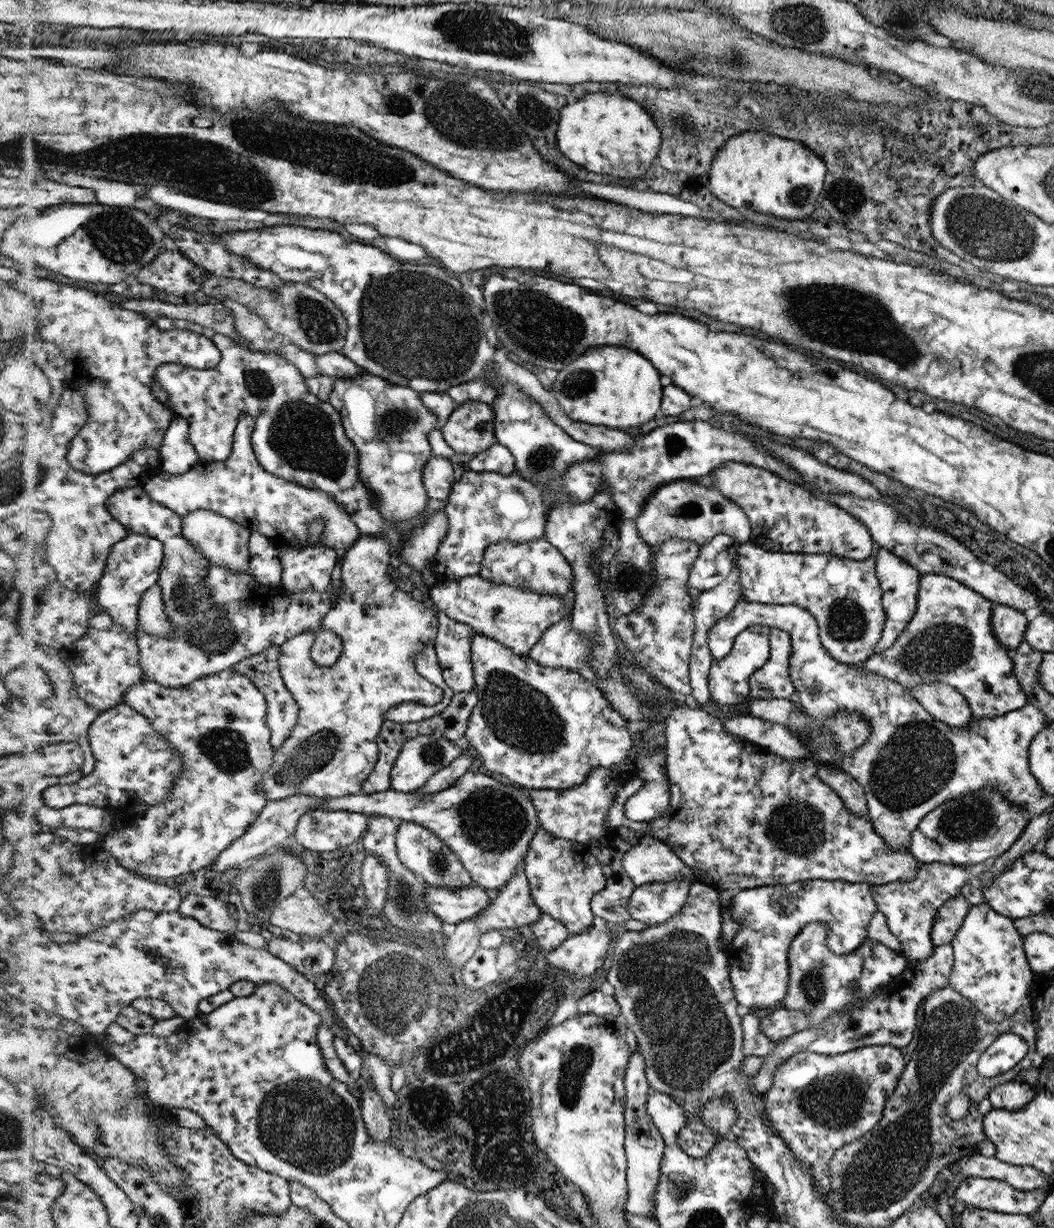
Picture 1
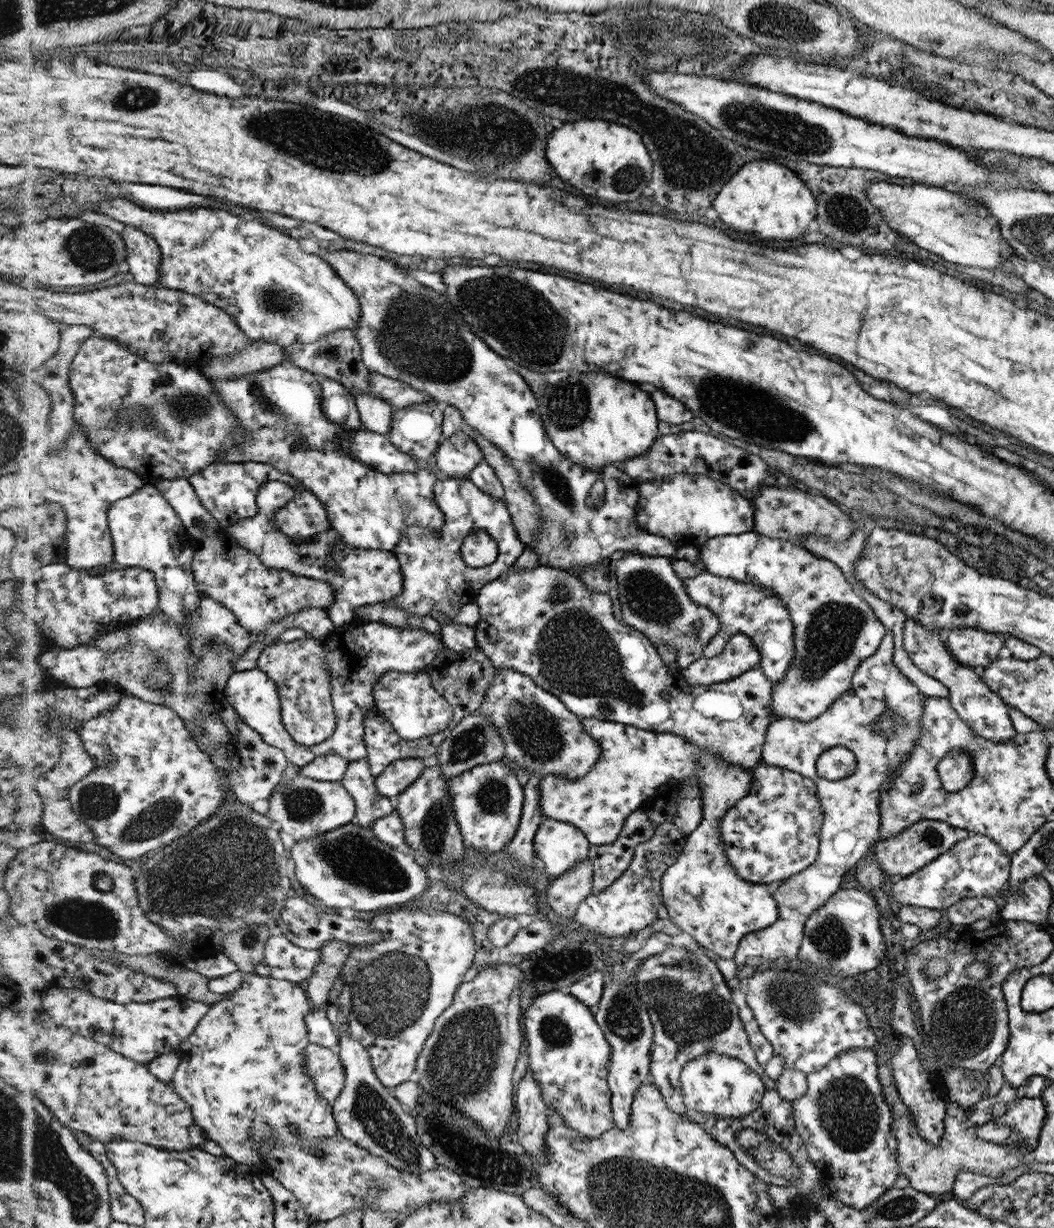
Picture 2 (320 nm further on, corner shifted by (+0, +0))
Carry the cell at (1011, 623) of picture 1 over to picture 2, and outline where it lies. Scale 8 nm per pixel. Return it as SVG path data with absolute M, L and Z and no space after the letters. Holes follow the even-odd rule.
M957 628L945 633L947 647L954 654L959 665L983 668L998 659L999 649L1007 636L1001 633L987 633L981 629Z

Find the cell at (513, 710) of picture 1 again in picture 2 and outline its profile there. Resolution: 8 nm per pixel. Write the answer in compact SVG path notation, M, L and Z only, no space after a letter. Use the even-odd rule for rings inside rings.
M495 669L492 683L477 711L495 726L504 742L504 756L541 776L556 774L581 779L601 755L599 742L586 732L583 721L553 693L536 685L530 676L508 669Z

